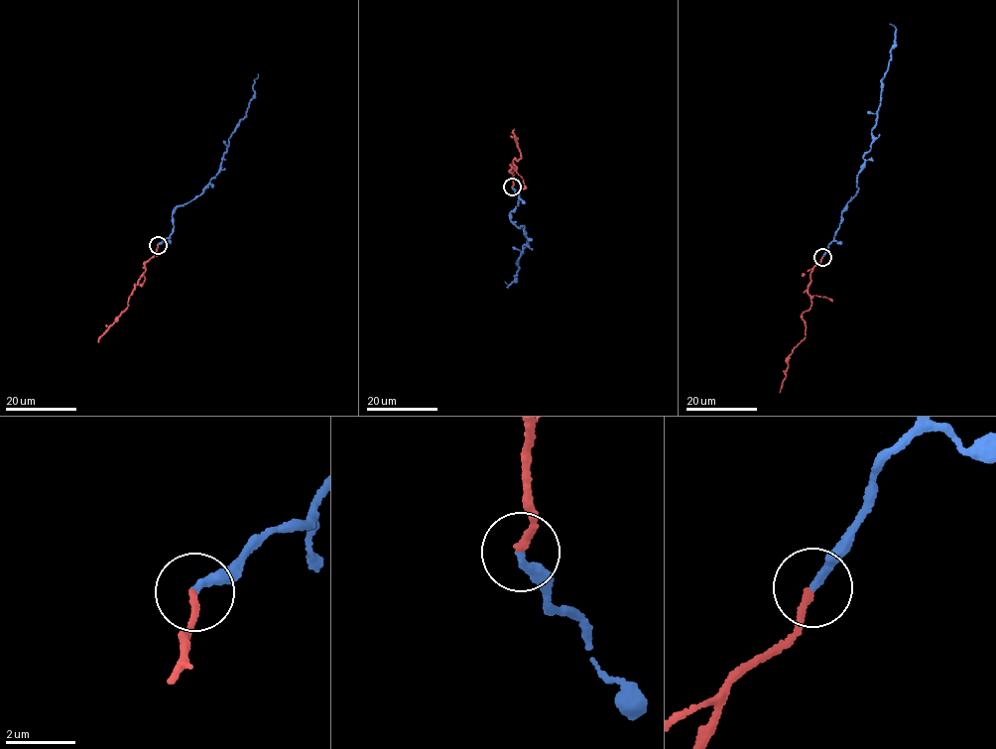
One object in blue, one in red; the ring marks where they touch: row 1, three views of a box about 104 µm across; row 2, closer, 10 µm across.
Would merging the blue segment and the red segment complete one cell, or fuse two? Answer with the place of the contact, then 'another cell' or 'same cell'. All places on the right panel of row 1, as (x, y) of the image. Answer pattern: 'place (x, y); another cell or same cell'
place (822, 257); same cell

